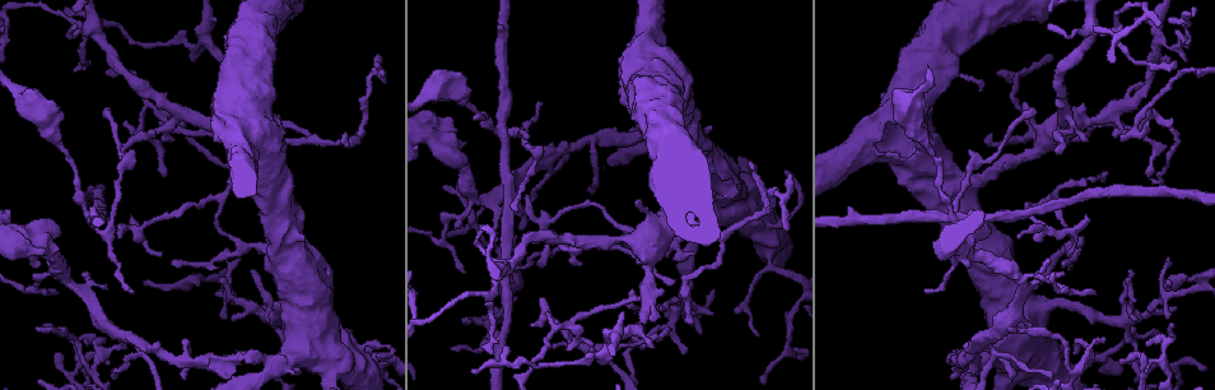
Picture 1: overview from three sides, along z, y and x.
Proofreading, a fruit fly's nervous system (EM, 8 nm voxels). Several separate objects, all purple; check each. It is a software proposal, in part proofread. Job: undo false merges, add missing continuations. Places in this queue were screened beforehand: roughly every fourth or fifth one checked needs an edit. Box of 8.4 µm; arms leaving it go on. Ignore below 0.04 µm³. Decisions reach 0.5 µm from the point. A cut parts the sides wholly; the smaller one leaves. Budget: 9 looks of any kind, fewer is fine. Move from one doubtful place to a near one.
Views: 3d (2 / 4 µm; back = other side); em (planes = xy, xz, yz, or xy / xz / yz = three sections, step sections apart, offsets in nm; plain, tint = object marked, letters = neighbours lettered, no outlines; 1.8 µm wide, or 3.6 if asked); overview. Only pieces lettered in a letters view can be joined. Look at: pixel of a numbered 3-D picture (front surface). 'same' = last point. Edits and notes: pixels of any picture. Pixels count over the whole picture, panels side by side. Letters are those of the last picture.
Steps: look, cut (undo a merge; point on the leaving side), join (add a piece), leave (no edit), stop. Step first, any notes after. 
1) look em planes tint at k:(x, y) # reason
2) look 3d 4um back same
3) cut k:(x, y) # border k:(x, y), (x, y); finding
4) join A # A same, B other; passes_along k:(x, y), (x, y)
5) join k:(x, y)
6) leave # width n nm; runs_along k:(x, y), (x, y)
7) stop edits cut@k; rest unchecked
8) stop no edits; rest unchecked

look 3d 4um at 1:(652, 234)

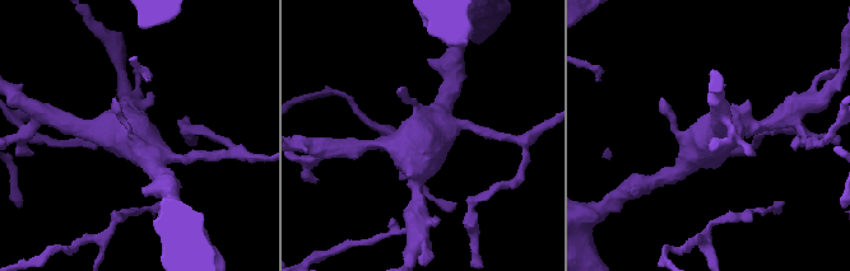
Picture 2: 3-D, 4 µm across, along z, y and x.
look em 3.6um yz step 4 letters at 2:(132, 140)

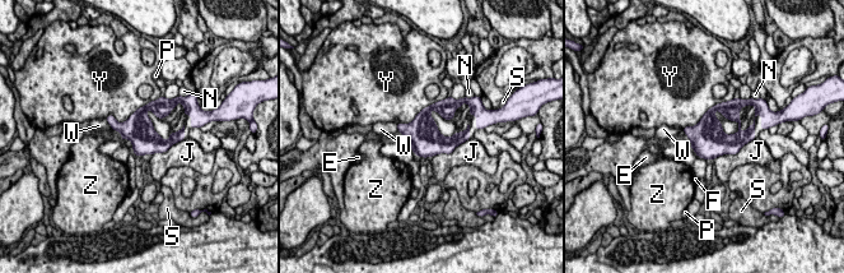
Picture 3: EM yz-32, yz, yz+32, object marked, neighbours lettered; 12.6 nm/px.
leave # E other, F other, J other, N other, P other, S other, W other, Y other, Z other; border 3:(159, 96), (124, 121), (106, 118); continuous, no second neuron

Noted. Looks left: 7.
look em planes letters at 1:(1033, 288) # free end

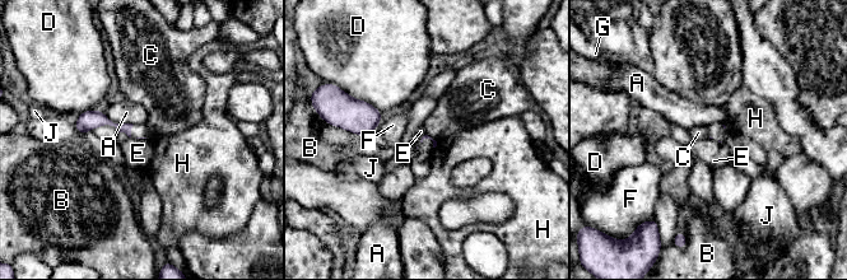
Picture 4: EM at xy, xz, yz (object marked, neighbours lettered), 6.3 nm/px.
leave # A other, B other, C other, D other, E other, F other, G other, H other, J other; border 4:(134, 125), (130, 135); no lettered piece goes on from it

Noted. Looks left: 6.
look em planes letters at 1:(925, 290) # free end

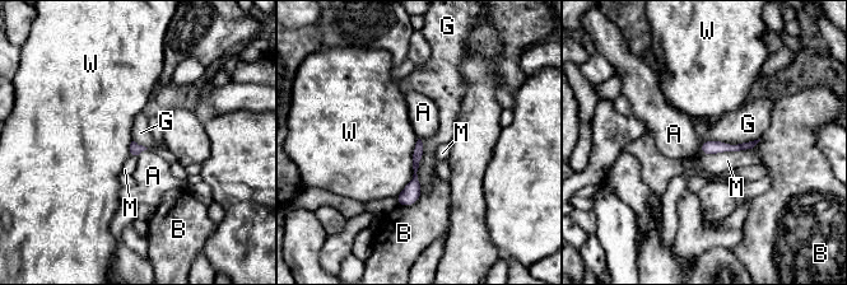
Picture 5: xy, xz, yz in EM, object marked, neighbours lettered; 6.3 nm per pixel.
leave # A other, B other, G other, M other, W other; no lettered piece goes on from it

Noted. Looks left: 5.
look em xz step 16 tint at 1:(498, 128)

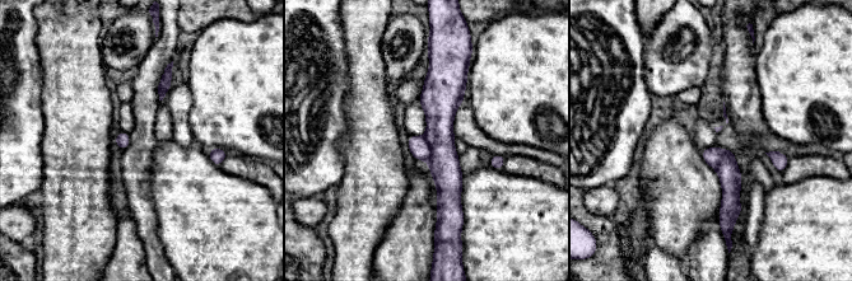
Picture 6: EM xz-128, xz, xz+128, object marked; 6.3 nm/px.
look em planes letters same

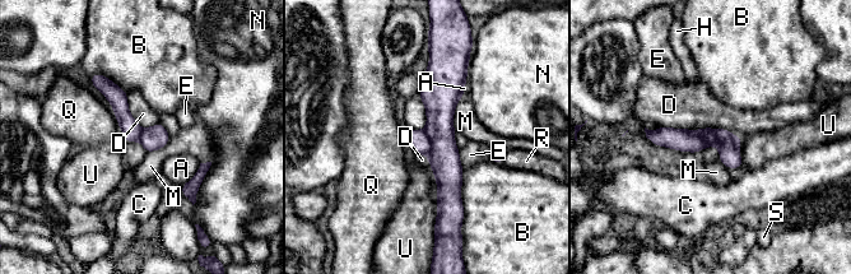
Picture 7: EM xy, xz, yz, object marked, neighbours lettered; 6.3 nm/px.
cut 7:(443, 157) # width 140 nm; A other, B other, C other, D other, E other, H other, M other, N other, Q other, R other, S other, U other; border 7:(423, 131), (429, 143), (428, 153); two neurons meet here

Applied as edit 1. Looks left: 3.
stop edits cut@7; rest unchecked

